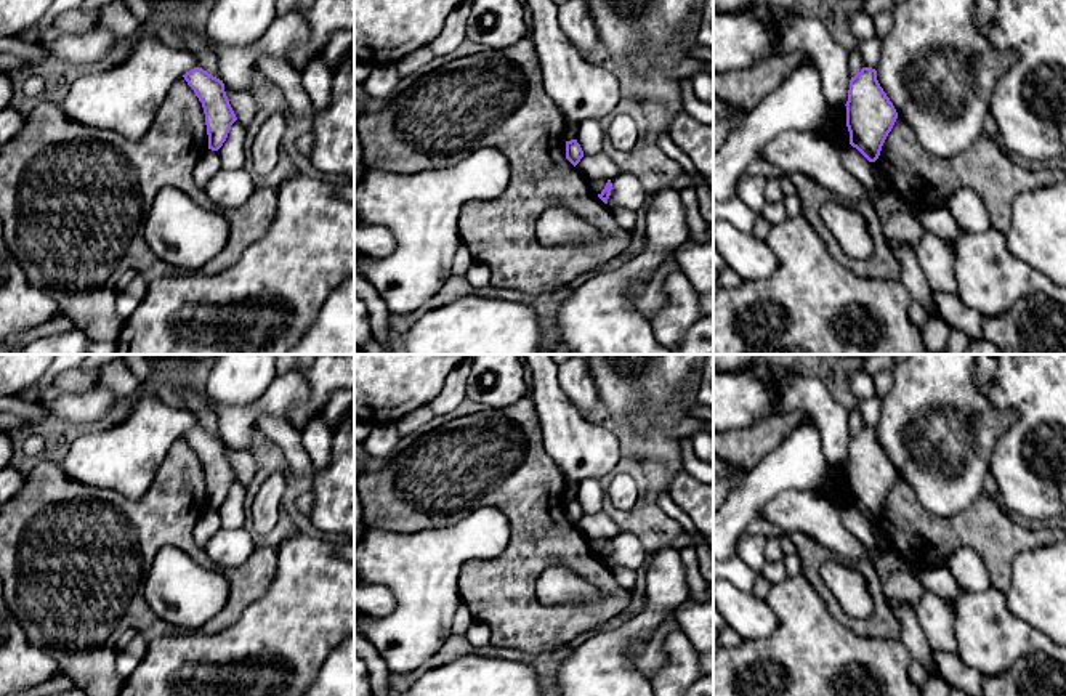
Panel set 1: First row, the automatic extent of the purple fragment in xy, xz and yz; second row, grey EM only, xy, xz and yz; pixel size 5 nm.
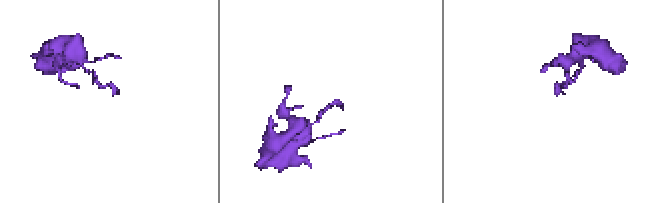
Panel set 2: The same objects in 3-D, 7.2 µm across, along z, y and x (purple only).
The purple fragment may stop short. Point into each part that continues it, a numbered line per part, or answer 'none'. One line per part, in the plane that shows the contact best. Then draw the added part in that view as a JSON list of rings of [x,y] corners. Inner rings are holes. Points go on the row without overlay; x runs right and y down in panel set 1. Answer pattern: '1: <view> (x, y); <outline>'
none

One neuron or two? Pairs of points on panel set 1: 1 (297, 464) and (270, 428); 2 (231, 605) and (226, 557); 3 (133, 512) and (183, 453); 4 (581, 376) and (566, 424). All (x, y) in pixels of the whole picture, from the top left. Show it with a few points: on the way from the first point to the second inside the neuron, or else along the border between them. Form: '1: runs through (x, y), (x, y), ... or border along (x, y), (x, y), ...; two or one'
1: runs through (295, 454), (279, 435); one
2: border along (255, 549), (242, 563), (223, 571); two
3: runs through (149, 504), (181, 469); one
4: border along (557, 371), (561, 392), (579, 411); two

